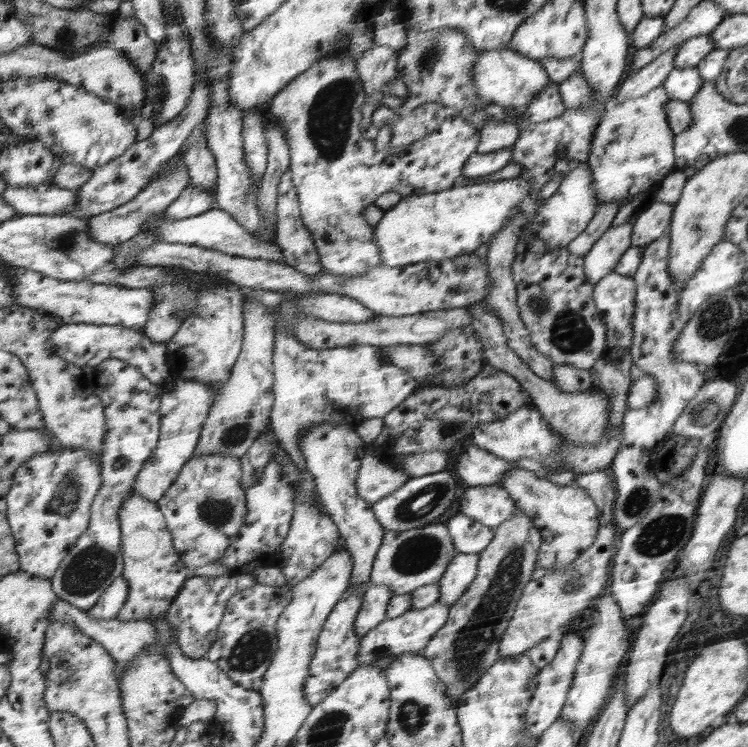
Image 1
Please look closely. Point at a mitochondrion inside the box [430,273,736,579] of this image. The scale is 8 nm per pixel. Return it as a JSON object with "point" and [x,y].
{"point":[570,333]}

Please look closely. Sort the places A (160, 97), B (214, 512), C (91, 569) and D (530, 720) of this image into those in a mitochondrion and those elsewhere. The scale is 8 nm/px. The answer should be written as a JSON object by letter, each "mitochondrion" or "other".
{"A":"other","B":"mitochondrion","C":"mitochondrion","D":"other"}

